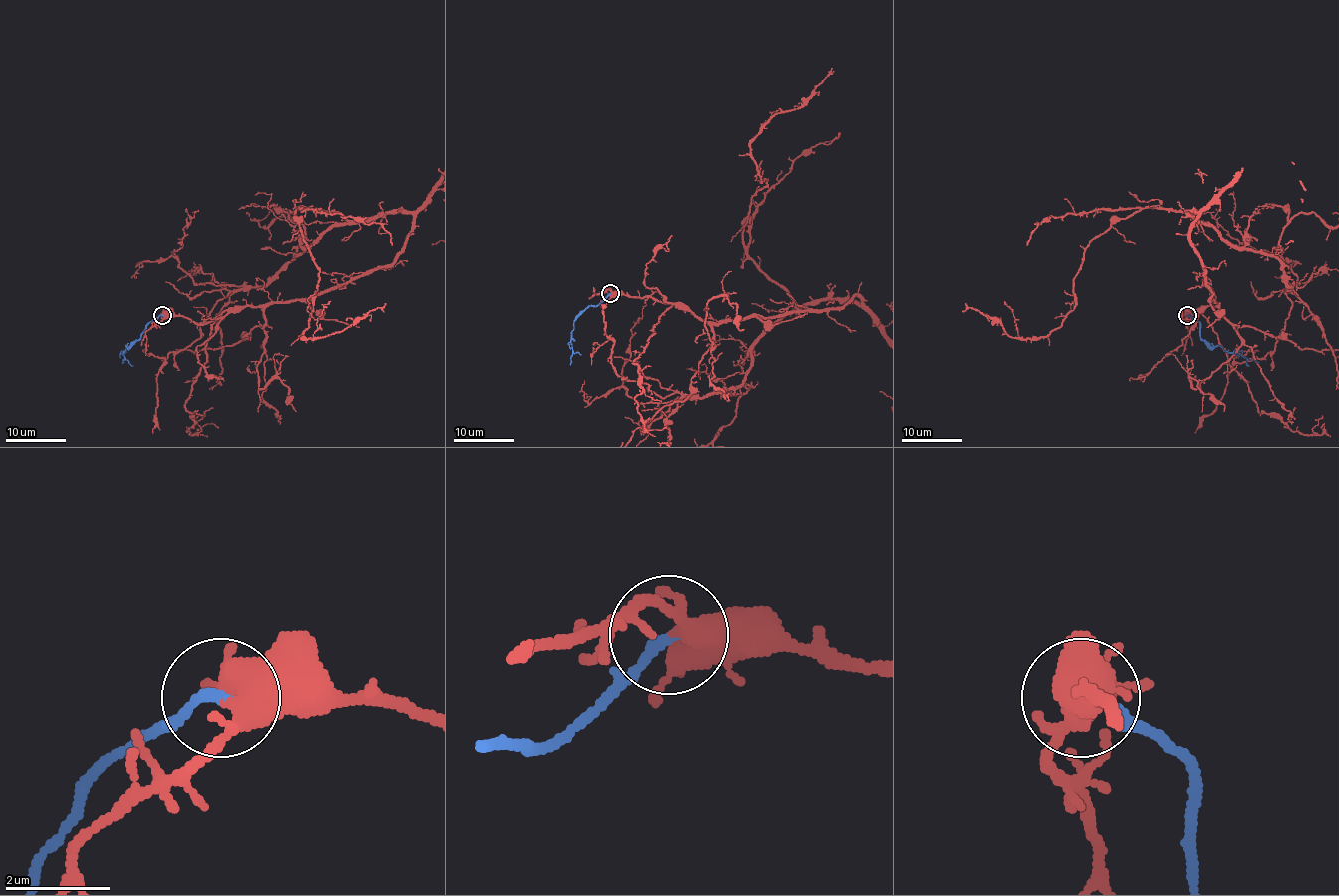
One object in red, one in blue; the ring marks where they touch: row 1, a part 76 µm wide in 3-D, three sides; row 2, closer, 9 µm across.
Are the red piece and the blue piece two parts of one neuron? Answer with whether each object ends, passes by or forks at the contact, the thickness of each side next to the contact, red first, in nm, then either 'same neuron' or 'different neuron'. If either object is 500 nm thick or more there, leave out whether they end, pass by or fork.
red forks | blue ends | 320/220 nm | same neuron

